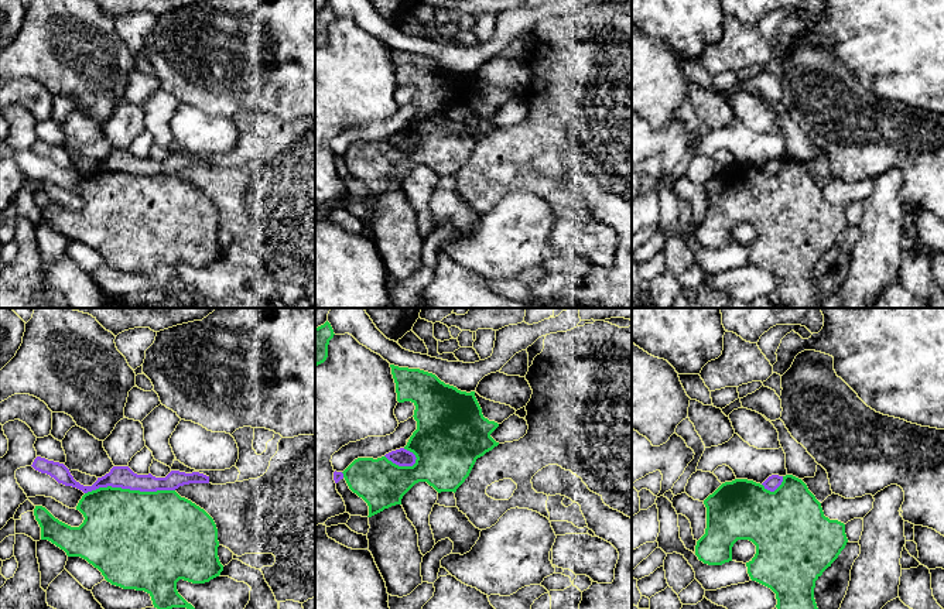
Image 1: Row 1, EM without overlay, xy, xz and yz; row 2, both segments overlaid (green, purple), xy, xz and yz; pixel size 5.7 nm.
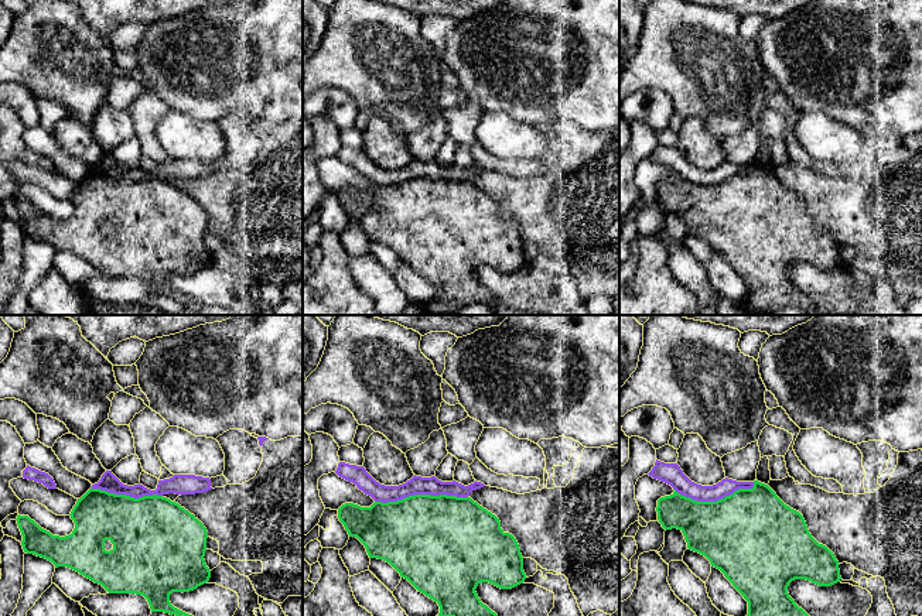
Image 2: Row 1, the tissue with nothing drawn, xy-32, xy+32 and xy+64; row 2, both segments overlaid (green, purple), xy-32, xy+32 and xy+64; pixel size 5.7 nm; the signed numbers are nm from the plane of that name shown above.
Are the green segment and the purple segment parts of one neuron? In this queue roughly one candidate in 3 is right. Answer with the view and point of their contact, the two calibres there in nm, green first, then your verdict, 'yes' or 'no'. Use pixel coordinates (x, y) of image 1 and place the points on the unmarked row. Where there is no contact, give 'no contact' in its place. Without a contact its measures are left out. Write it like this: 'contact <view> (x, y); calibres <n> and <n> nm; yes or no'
contact xy (129, 173); calibres 500 and 130 nm; no

